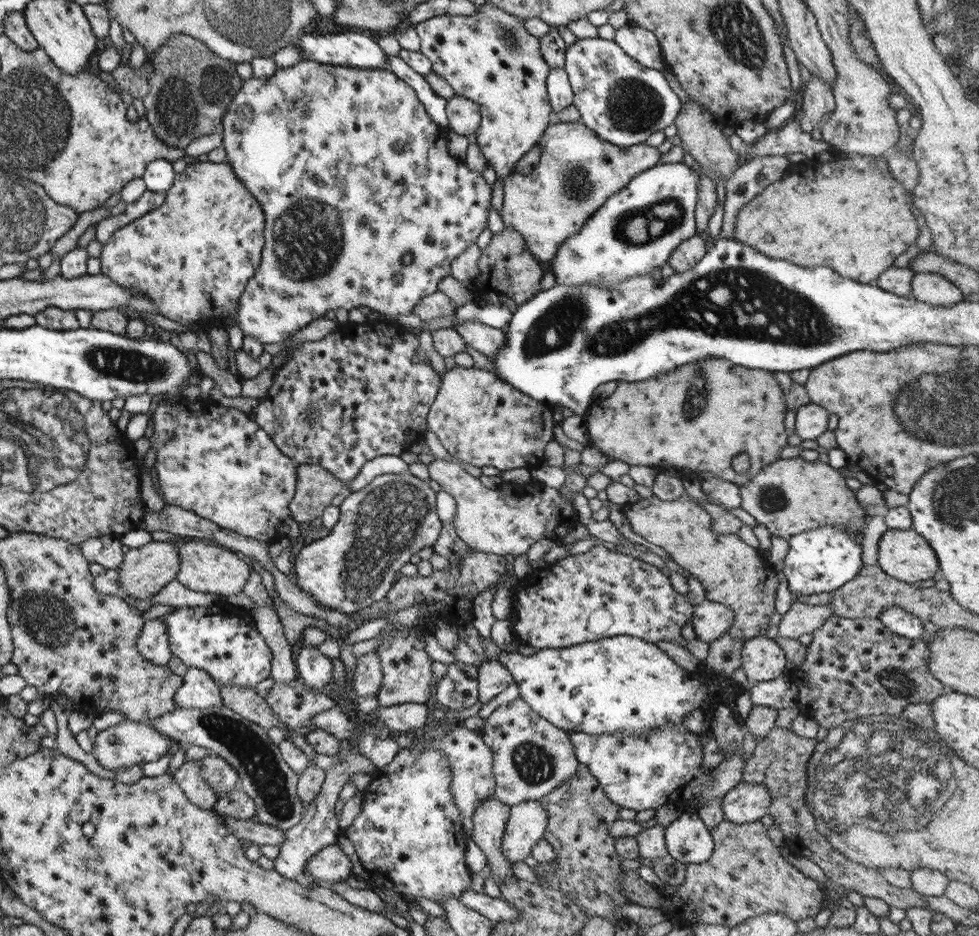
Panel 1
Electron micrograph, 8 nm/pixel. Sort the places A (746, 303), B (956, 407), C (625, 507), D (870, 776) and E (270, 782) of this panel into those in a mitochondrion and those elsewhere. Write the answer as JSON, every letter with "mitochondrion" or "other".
{"A":"mitochondrion","B":"mitochondrion","C":"other","D":"mitochondrion","E":"mitochondrion"}

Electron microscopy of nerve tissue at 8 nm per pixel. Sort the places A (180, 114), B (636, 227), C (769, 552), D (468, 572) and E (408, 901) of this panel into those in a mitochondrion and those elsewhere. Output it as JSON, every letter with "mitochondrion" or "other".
{"A":"mitochondrion","B":"mitochondrion","C":"other","D":"other","E":"other"}

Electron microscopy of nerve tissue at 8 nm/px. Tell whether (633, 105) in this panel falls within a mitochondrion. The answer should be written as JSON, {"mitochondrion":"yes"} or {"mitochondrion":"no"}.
{"mitochondrion":"yes"}

